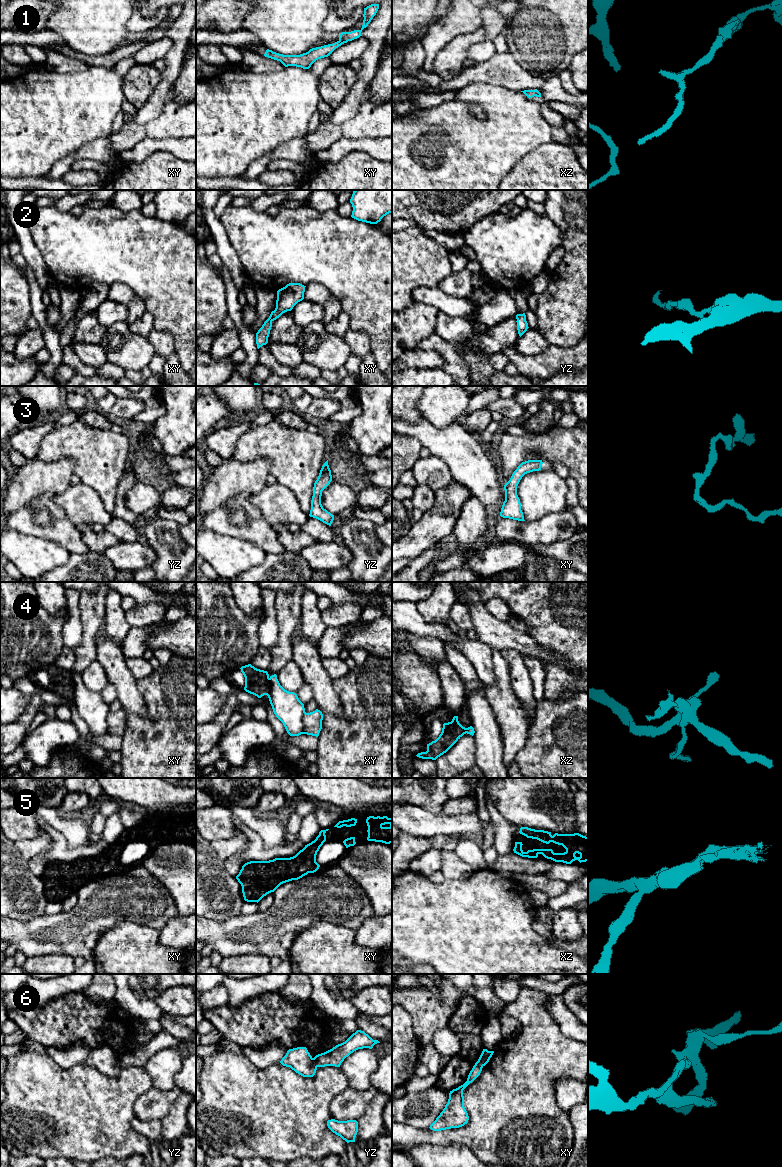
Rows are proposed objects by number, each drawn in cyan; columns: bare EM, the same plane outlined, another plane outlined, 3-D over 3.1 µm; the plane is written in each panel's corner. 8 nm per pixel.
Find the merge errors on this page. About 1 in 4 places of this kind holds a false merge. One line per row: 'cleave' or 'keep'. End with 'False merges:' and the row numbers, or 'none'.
1: keep
2: keep
3: keep
4: cleave
5: keep
6: cleave
False merges: 4, 6

